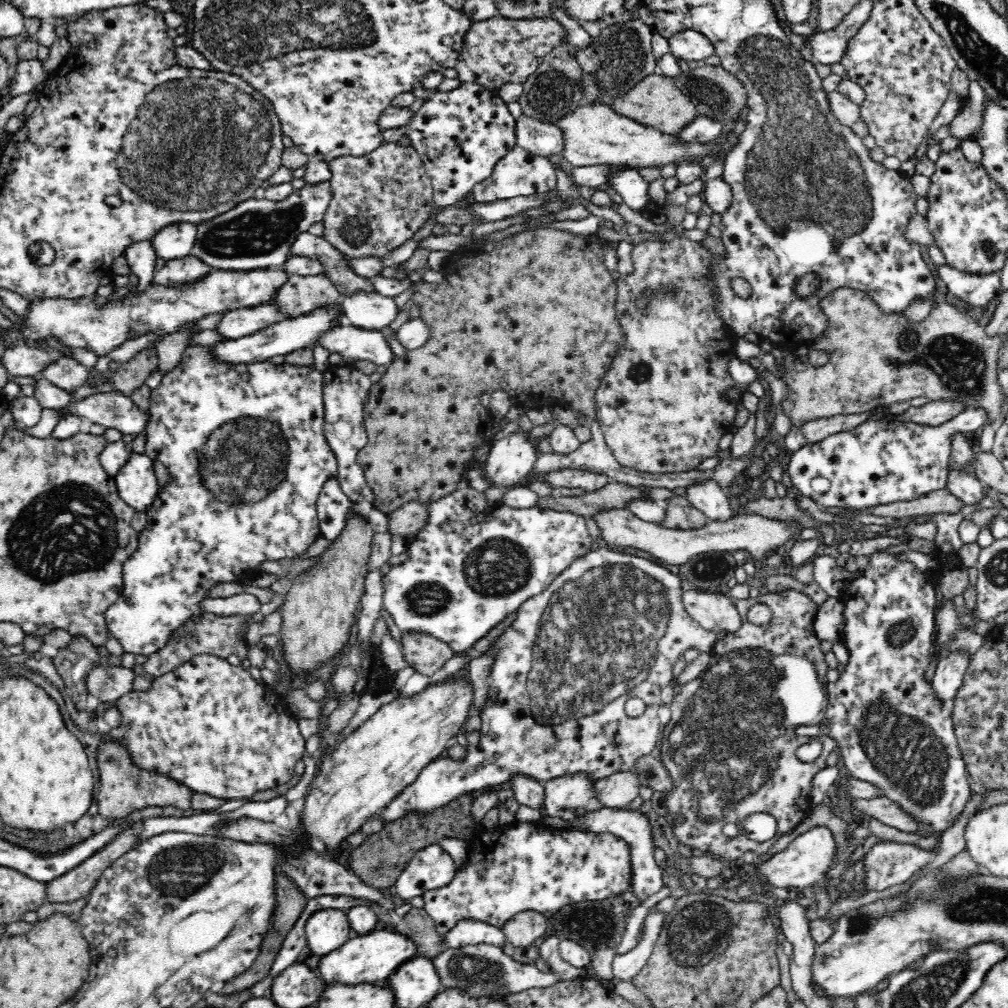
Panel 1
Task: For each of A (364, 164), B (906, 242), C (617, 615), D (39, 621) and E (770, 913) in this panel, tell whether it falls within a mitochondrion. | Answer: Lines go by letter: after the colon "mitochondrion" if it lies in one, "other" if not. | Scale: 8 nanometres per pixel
A: other
B: other
C: mitochondrion
D: other
E: other

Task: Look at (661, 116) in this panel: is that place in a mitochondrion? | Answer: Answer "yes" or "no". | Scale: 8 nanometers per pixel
no

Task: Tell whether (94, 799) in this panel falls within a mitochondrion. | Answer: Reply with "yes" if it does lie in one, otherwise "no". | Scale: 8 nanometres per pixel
no

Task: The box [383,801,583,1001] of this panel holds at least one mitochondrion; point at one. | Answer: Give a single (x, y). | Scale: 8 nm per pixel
(483, 972)

